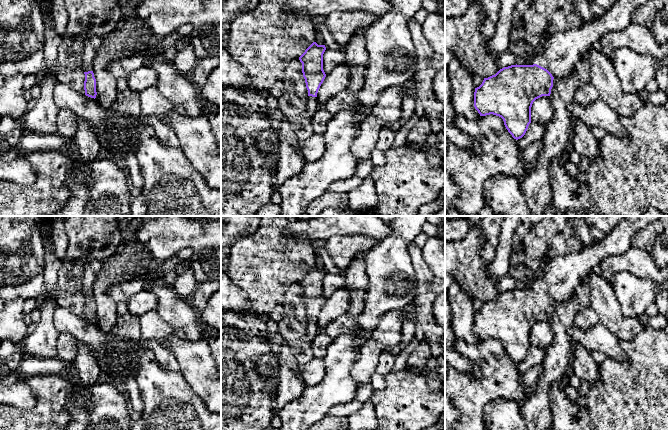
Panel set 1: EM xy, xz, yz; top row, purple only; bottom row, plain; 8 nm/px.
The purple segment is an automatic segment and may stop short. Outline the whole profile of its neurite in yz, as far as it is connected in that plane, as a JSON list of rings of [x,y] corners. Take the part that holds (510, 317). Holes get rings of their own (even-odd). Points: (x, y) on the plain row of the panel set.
[[[625,216],[623,221],[619,223],[608,236],[599,242],[595,242],[588,248],[582,248],[579,252],[566,256],[555,258],[545,269],[542,276],[535,282],[533,289],[511,289],[500,293],[495,299],[484,302],[482,308],[475,312],[474,331],[480,340],[496,339],[503,343],[504,349],[512,361],[516,364],[522,362],[529,348],[531,347],[531,331],[533,326],[542,321],[550,320],[553,311],[553,303],[555,301],[566,300],[575,287],[580,283],[582,278],[592,272],[594,267],[599,266],[600,262],[611,255],[620,255],[631,248],[633,237],[648,224],[656,222],[663,216]]]

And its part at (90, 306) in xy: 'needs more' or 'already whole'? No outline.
needs more

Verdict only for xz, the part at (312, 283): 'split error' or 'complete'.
split error

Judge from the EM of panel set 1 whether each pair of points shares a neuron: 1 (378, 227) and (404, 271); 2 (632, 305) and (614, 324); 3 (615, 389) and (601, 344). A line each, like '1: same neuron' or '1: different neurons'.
1: different neurons
2: different neurons
3: different neurons

